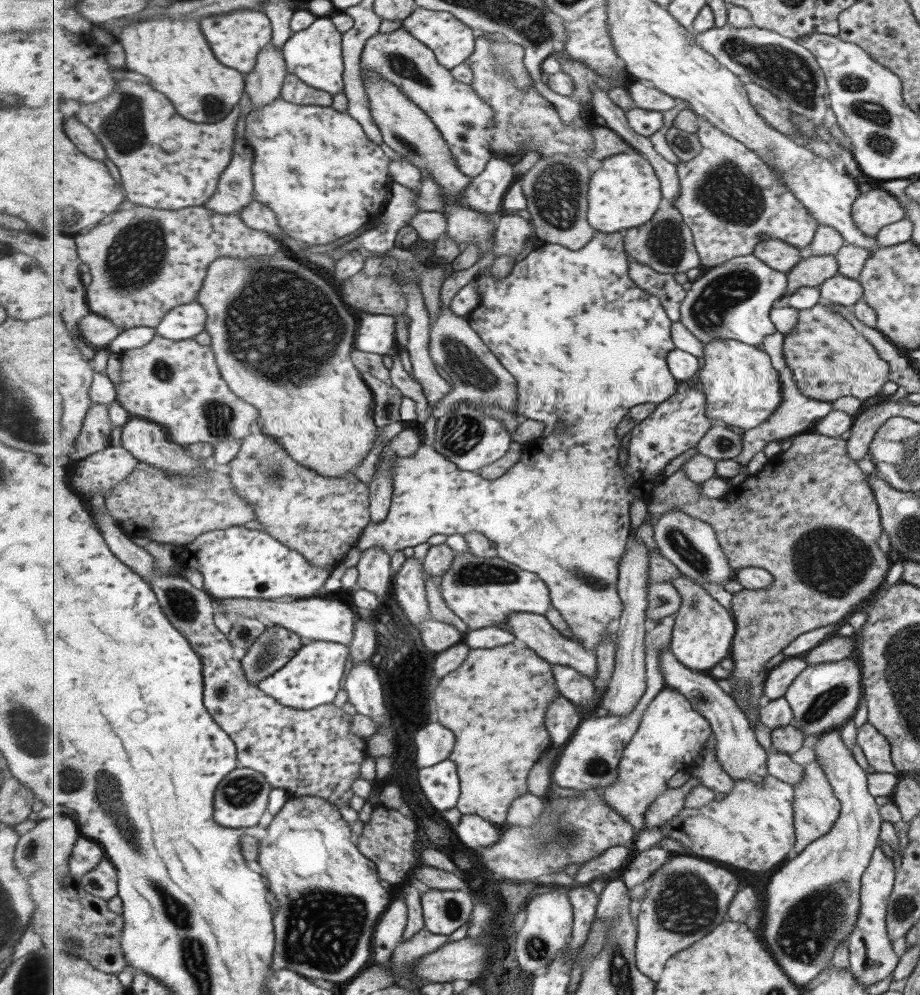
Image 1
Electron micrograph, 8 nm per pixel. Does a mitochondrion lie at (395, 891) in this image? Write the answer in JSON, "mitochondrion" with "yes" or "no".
{"mitochondrion":"no"}

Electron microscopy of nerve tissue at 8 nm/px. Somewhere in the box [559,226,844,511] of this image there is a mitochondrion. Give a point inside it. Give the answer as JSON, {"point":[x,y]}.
{"point":[714,304]}

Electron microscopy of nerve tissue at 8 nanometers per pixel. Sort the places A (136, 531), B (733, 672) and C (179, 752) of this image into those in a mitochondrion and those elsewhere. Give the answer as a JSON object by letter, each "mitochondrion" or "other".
{"A":"other","B":"other","C":"other"}

